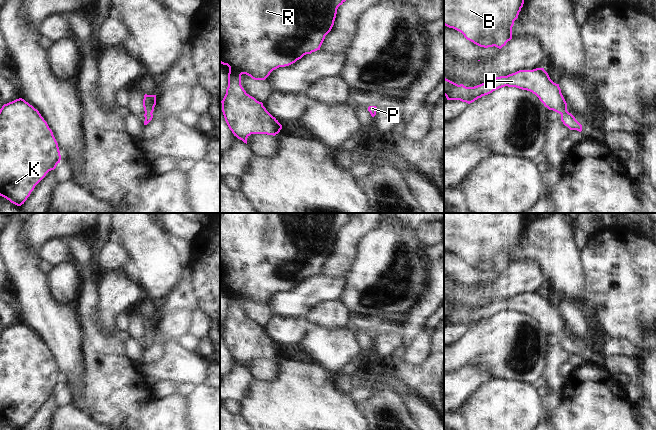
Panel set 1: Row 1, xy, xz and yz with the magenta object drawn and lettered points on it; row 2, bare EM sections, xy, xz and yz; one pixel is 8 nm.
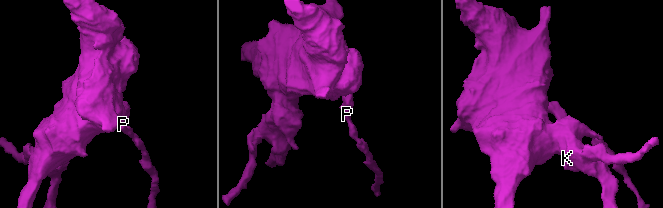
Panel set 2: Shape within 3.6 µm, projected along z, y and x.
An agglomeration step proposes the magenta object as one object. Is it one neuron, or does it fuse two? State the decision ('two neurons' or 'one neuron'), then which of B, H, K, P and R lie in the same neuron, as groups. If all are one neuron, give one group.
one neuron | B H K P R

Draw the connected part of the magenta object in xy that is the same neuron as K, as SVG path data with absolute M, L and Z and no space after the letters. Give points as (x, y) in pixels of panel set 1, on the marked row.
M19 98L0 109L0 196L21 206L35 186L60 163L58 143L39 111Z

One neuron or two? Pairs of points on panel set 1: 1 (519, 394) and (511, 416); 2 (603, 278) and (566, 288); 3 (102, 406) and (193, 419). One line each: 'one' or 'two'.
1: one
2: two
3: two

